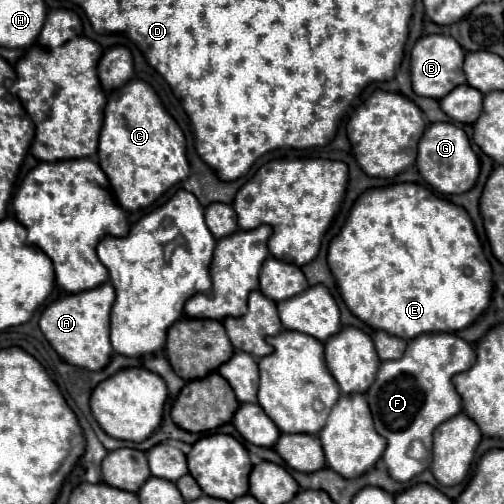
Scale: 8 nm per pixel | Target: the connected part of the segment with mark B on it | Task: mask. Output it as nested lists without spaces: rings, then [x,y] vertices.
[[[445,34],[421,36],[411,50],[411,80],[413,80],[415,94],[441,100],[455,86],[465,84],[463,60],[465,60],[465,52],[463,48],[459,48],[459,42],[455,38]]]

